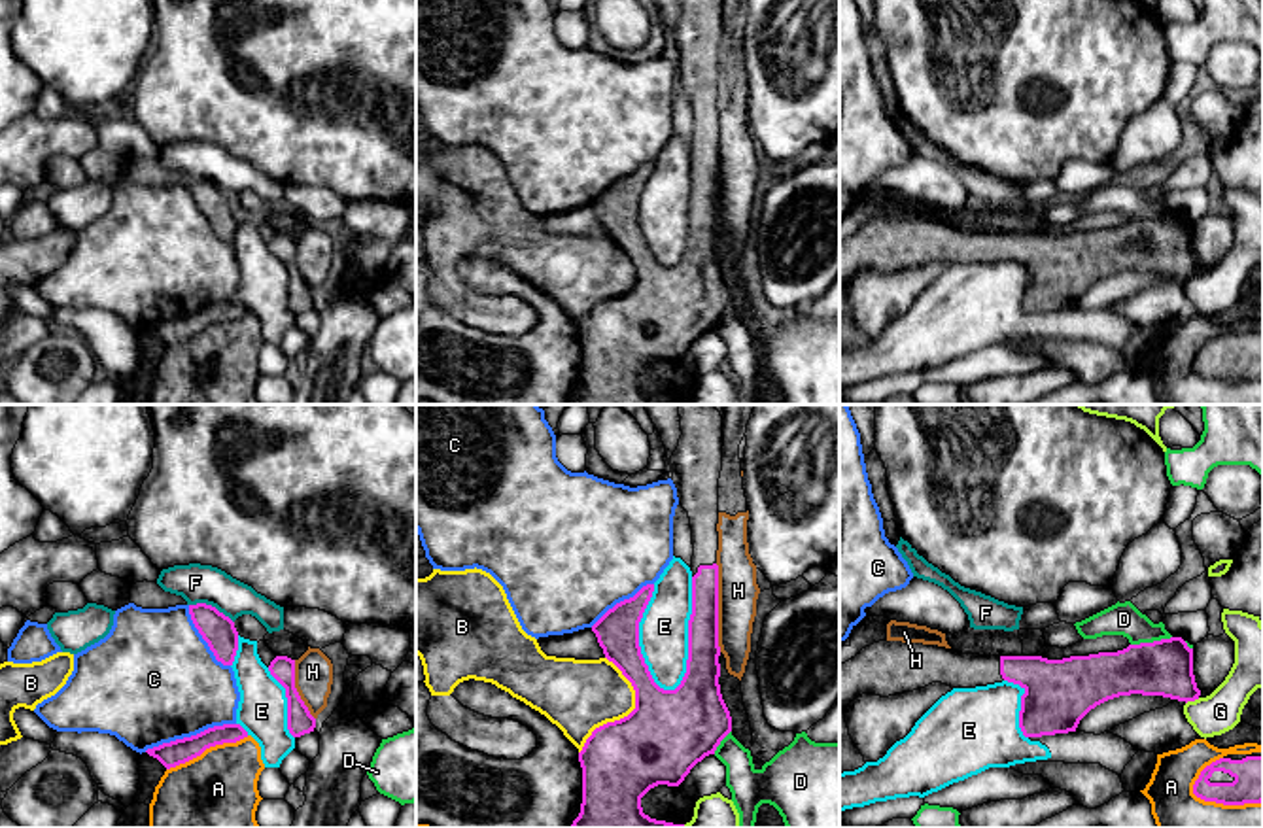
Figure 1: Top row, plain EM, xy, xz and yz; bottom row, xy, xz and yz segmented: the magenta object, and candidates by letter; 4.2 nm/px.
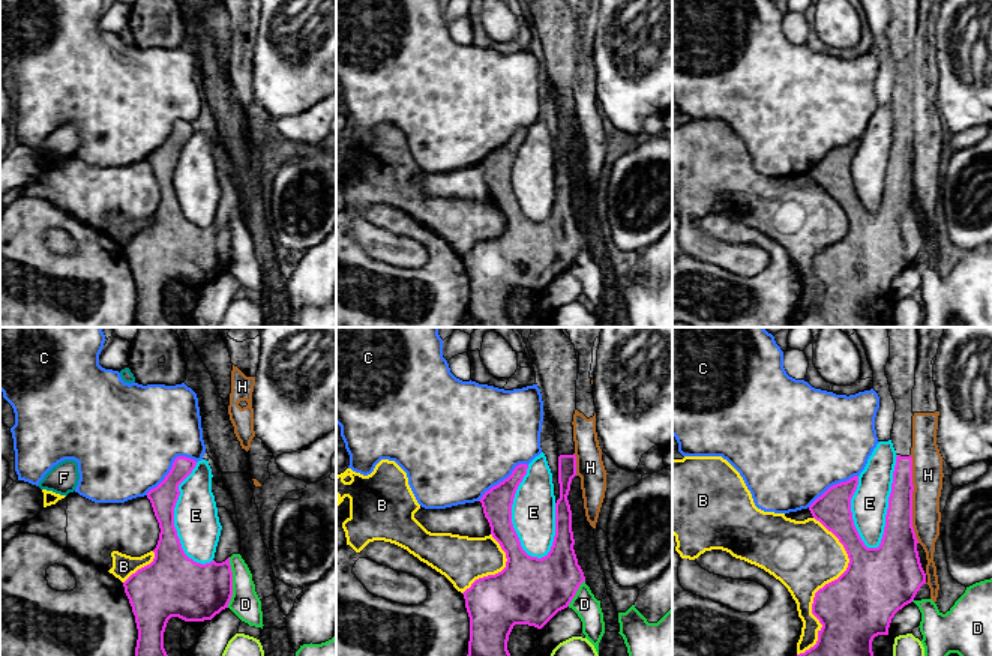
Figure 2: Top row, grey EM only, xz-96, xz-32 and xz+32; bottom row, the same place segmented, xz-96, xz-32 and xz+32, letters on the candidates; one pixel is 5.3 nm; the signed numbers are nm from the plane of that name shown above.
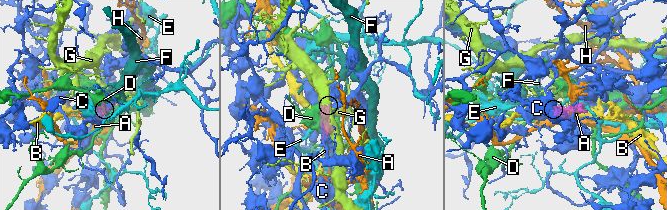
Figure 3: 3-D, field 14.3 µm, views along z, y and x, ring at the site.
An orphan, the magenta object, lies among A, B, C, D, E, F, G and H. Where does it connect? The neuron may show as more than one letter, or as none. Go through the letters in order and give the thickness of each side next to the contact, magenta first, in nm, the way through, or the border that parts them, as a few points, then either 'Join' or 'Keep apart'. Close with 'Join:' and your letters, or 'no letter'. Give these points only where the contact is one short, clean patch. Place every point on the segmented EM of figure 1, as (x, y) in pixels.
A: Thickness 190 nm (magenta) against 260 nm. Keep apart
B: Thickness 360 nm (magenta) against 300 nm. Keep apart
C: Thickness 110 nm (magenta) against 480 nm. Keep apart
D: Thickness 240 nm (magenta) against 140 nm. Keep apart
E: Thickness 190 nm (magenta) against 200 nm. Keep apart
F: Thickness 140 nm (magenta) against 170 nm. Boundary: xy (190, 603), (210, 603), (233, 622). Keep apart
G: Thickness 240 nm (magenta) against 170 nm. Keep apart
H: Thickness 140 nm (magenta) against 170 nm. Keep apart
Join: no letter

